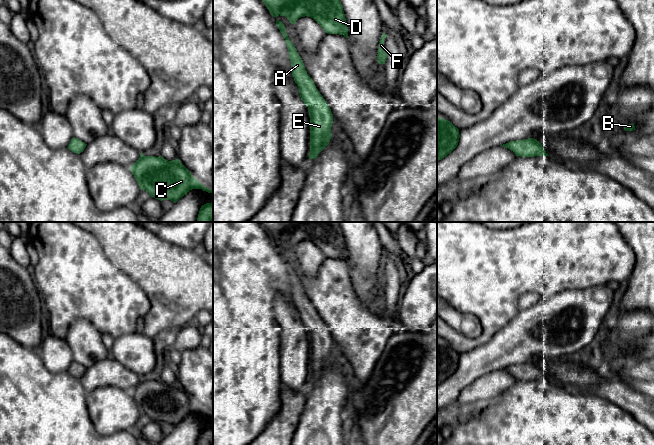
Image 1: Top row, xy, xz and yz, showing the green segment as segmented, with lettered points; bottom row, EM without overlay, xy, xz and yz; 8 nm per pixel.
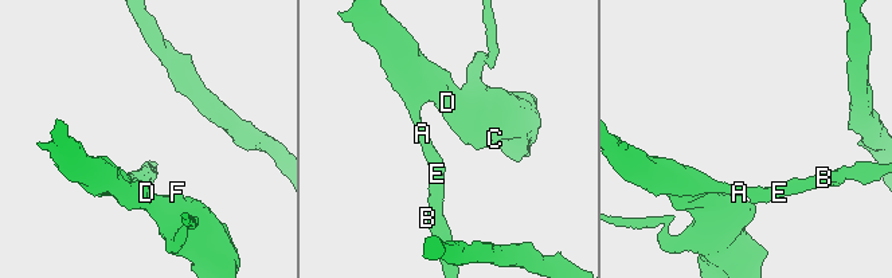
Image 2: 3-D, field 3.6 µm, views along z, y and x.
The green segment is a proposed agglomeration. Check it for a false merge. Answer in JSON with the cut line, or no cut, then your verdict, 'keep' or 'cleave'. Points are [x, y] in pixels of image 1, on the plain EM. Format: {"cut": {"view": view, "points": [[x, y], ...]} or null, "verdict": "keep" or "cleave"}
{"cut": null, "verdict": "keep"}

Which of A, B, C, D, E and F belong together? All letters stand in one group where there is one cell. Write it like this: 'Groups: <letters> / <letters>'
Groups: A B C D E F

